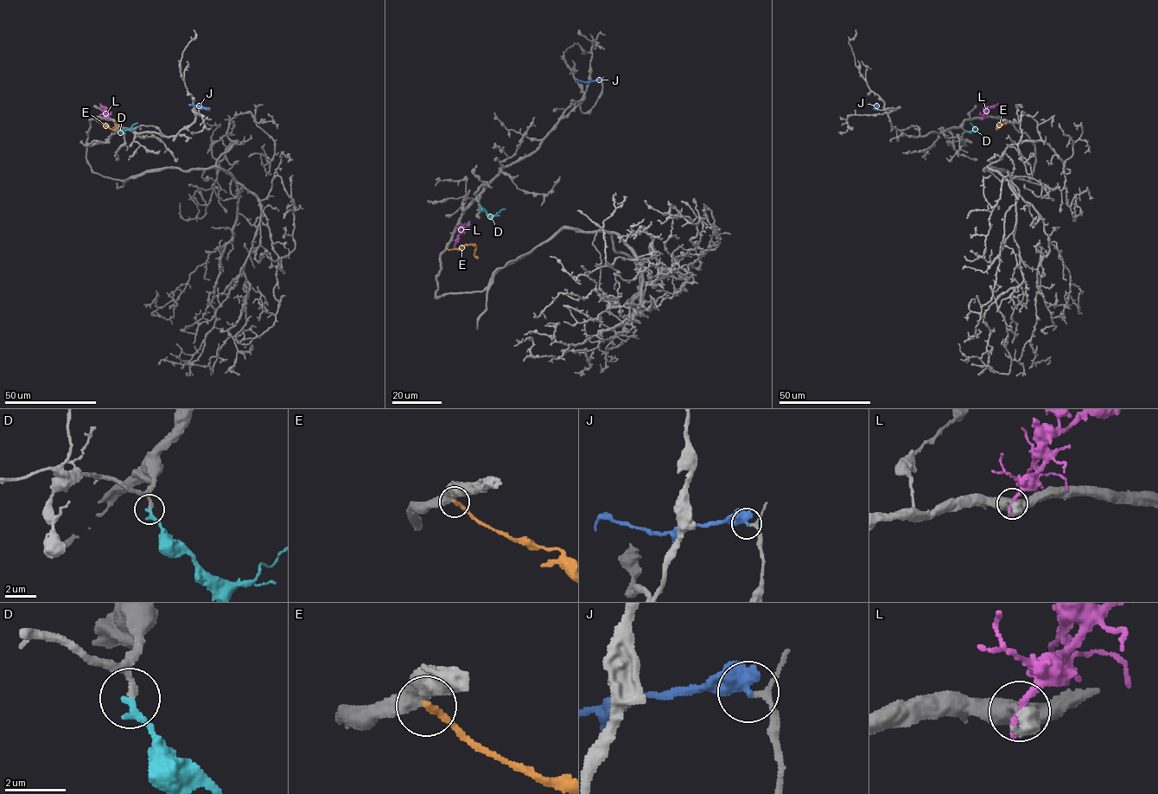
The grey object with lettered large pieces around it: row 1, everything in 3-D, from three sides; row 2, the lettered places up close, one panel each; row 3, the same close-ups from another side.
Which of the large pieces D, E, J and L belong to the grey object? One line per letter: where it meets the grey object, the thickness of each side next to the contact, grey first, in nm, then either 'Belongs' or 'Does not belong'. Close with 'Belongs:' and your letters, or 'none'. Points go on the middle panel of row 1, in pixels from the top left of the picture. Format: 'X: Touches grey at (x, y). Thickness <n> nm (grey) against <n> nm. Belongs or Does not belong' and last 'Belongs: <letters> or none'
D: Touches grey at (479, 203). Thickness 160 nm (grey) against 260 nm. Belongs
E: Touches grey at (447, 248). Thickness 500 nm (grey) against 200 nm. Does not belong
J: Touches grey at (600, 80). Thickness 160 nm (grey) against 600 nm. Does not belong
L: Touches grey at (464, 224). Thickness 240 nm (grey) against 300 nm. Does not belong
Belongs: D

